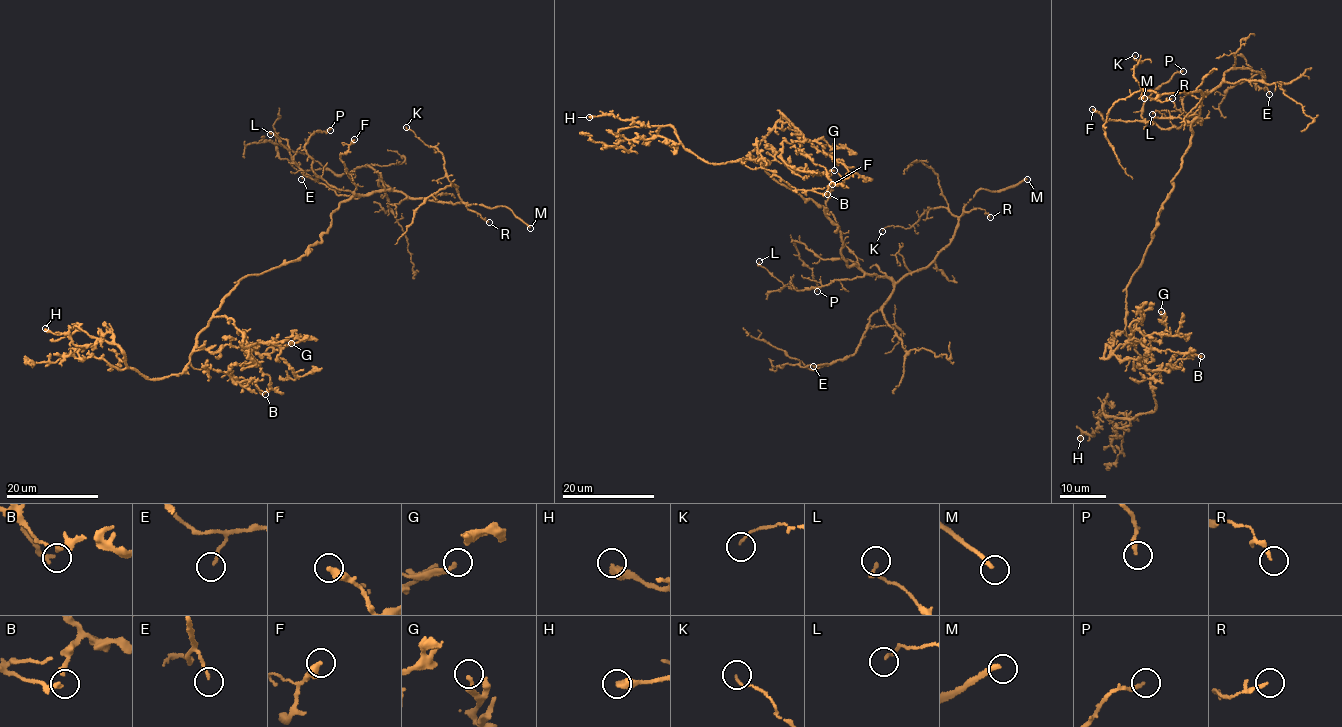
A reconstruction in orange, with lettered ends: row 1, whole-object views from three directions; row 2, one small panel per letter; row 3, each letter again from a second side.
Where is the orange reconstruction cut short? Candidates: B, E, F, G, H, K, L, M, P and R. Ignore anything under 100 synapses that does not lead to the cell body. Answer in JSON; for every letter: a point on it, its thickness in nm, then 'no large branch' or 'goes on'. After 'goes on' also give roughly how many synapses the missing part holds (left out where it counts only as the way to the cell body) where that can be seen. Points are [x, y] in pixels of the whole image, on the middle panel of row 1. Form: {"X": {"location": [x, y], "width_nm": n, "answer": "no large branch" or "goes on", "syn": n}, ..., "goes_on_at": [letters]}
{"B": {"location": [827, 194], "width_nm": 220, "answer": "no large branch"}, "E": {"location": [813, 366], "width_nm": 150, "answer": "no large branch"}, "F": {"location": [832, 184], "width_nm": 400, "answer": "no large branch"}, "G": {"location": [834, 170], "width_nm": 180, "answer": "no large branch"}, "H": {"location": [589, 117], "width_nm": 440, "answer": "no large branch"}, "K": {"location": [882, 231], "width_nm": 110, "answer": "no large branch"}, "L": {"location": [759, 261], "width_nm": 180, "answer": "no large branch"}, "M": {"location": [1027, 179], "width_nm": 240, "answer": "goes on"}, "P": {"location": [817, 291], "width_nm": 200, "answer": "no large branch"}, "R": {"location": [990, 217], "width_nm": 140, "answer": "no large branch"}, "goes_on_at": ["M"]}

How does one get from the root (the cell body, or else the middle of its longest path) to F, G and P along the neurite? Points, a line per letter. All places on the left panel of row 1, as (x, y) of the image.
F: (299, 258), (306, 249), (321, 242), (331, 225), (333, 211), (352, 195), (355, 188), (340, 157), (354, 139)
G: (299, 258), (239, 281), (197, 341), (198, 347), (210, 351), (218, 352), (227, 345), (268, 355), (291, 343)
P: (299, 258), (321, 242), (331, 225), (333, 211), (352, 195), (317, 176), (305, 149), (310, 134), (330, 130)

